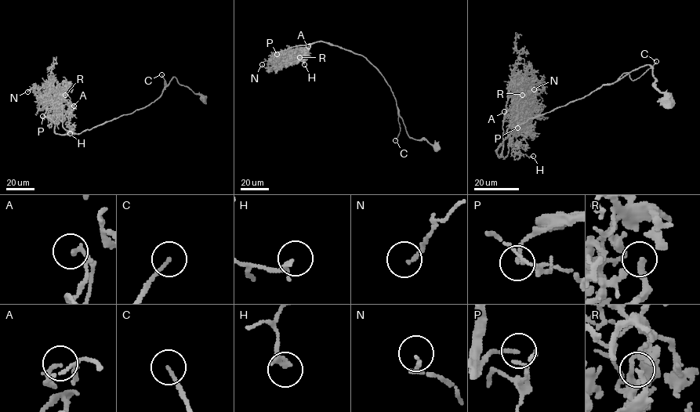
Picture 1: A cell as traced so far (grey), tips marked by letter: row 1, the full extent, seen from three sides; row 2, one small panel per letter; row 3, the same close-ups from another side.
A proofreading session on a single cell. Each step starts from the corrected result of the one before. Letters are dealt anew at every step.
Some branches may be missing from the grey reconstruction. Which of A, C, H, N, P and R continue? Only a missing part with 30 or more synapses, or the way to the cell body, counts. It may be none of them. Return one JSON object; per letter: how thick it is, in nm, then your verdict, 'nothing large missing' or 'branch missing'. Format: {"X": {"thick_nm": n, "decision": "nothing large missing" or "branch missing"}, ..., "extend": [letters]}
{"A": {"thick_nm": 170, "decision": "nothing large missing"}, "C": {"thick_nm": 140, "decision": "branch missing"}, "H": {"thick_nm": 140, "decision": "nothing large missing"}, "N": {"thick_nm": 140, "decision": "nothing large missing"}, "P": {"thick_nm": 130, "decision": "branch missing"}, "R": {"thick_nm": 170, "decision": "nothing large missing"}, "extend": ["C", "P"]}

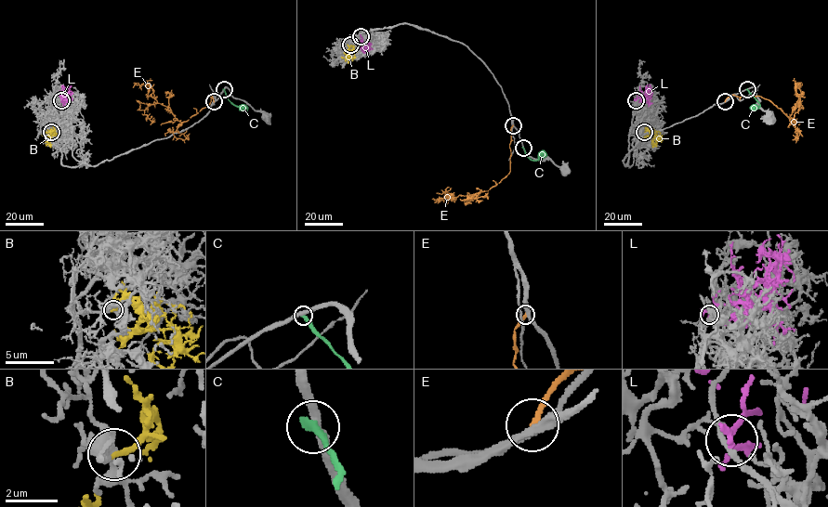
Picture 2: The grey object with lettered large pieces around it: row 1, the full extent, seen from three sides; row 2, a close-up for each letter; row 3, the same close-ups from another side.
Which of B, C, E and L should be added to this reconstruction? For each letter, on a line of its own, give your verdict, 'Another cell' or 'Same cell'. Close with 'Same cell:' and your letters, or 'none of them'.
B: Same cell
C: Another cell
E: Another cell
L: Same cell
Same cell: B, L

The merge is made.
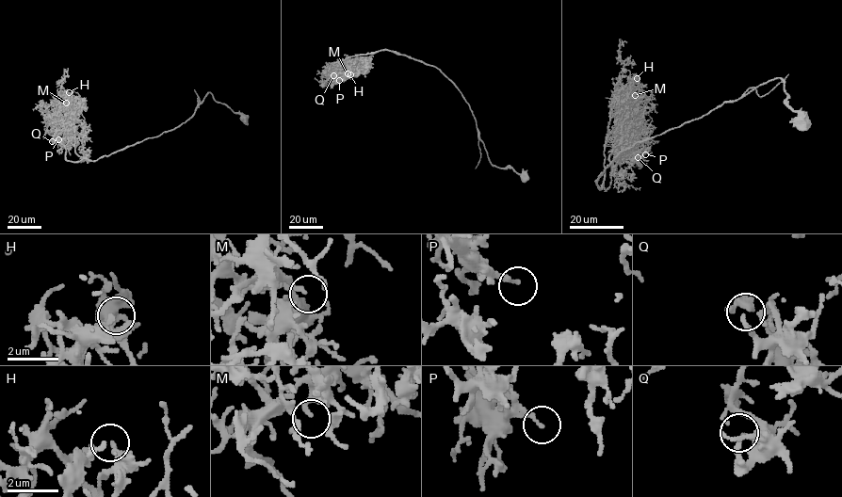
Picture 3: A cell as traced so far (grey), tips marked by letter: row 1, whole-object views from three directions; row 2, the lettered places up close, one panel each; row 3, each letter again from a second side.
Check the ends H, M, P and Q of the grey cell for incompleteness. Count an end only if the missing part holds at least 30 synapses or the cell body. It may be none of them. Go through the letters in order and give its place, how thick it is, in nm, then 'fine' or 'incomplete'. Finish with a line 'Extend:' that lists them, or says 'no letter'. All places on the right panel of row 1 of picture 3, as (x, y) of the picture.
H: place (637, 78); calibre 200 nm; fine
M: place (635, 95); calibre 160 nm; fine
P: place (645, 154); calibre 140 nm; fine
Q: place (638, 157); calibre 180 nm; incomplete
Extend: Q

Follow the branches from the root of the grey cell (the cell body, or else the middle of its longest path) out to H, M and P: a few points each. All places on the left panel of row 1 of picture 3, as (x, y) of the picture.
H: (245, 119), (209, 92), (178, 127), (89, 161), (74, 151), (69, 92)
M: (245, 119), (209, 92), (178, 127), (89, 161), (74, 151), (76, 126), (66, 103)
P: (245, 119), (209, 92), (178, 127), (96, 160), (68, 161), (66, 148), (58, 139)

